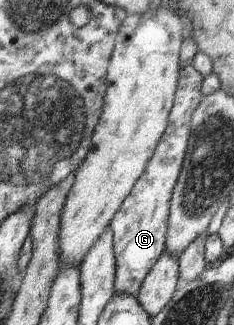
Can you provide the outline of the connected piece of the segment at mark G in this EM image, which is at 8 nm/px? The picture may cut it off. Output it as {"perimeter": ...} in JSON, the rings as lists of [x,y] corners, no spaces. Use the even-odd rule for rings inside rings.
{"perimeter":[[[184,64],[174,93],[174,104],[169,114],[166,130],[163,132],[153,157],[147,162],[141,177],[135,182],[111,223],[116,257],[116,278],[114,288],[117,294],[135,296],[145,276],[157,263],[166,249],[166,231],[172,193],[179,179],[183,162],[186,160],[191,118],[204,98],[201,91],[203,76],[190,64]]]}

